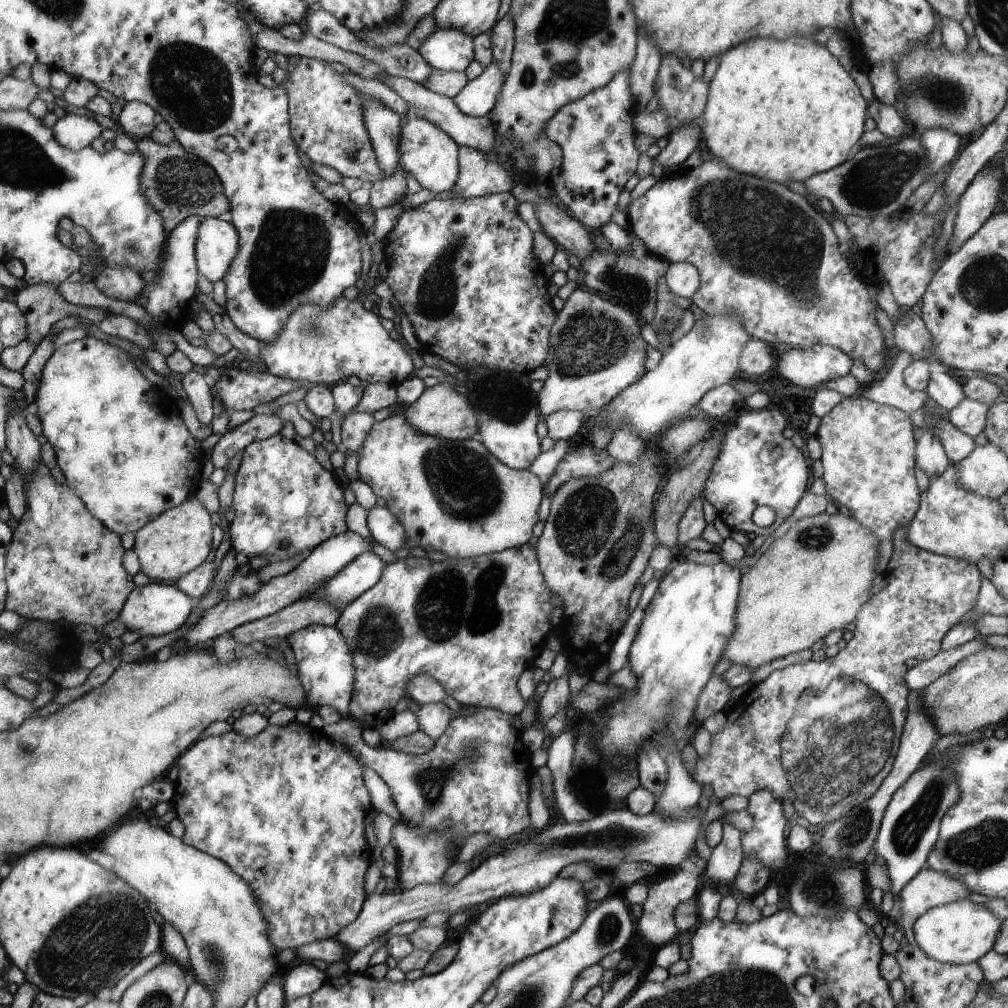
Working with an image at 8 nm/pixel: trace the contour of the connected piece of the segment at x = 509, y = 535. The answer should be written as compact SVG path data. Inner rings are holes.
M400 413L393 414L386 418L386 420L382 420L382 422L375 422L374 426L372 426L372 430L370 430L370 434L368 434L368 438L364 442L364 448L362 448L358 458L358 470L360 480L372 488L372 492L374 492L376 497L382 497L386 500L387 508L390 512L394 512L398 516L398 520L406 526L406 532L409 533L409 543L395 553L399 559L404 560L409 556L428 551L429 549L442 552L451 558L469 558L505 551L508 549L508 546L521 547L532 536L532 526L538 522L538 504L541 504L541 501L544 499L542 482L532 472L528 472L526 469L510 469L508 465L503 464L497 457L494 457L481 441L474 441L473 439L450 441L423 435L414 429L413 426L410 426L408 418Z

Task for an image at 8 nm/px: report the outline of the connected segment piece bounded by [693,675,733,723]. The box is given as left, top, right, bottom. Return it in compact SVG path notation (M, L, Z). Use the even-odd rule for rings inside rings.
M722 675L713 676L701 693L693 721L702 723L710 716L723 711L732 691L733 689L726 684Z

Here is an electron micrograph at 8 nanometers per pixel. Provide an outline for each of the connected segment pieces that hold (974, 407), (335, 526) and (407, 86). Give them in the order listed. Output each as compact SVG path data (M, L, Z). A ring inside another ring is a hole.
M964 396L962 402L949 411L947 418L961 432L976 438L986 428L986 416L988 416L990 408L992 406L986 406L986 404L978 402L978 400L970 400L970 398Z
M278 432L278 434L274 434L265 440L252 442L252 444L244 448L242 464L240 464L240 468L238 468L238 472L236 472L236 484L234 486L232 507L236 513L234 520L229 524L232 547L236 553L242 552L249 559L252 559L256 556L266 557L268 563L264 566L268 566L269 564L275 562L289 560L306 550L312 550L315 547L318 547L318 544L325 542L331 537L348 531L348 520L346 519L346 510L348 510L348 506L346 506L346 502L344 502L344 492L342 492L340 484L336 482L336 478L334 478L332 471L328 472L328 470L324 470L324 468L320 466L320 462L318 462L315 456L312 456L312 454L304 450L304 448L301 448L294 439L287 440L284 438L281 432ZM282 542L288 542L288 544L286 544L286 548L280 548L280 544L282 544Z
M386 74L386 76L382 76L380 82L384 86L388 86L388 88L392 88L396 94L402 96L402 100L405 103L406 115L411 117L418 116L418 118L423 118L432 122L432 124L436 124L438 128L444 129L457 142L460 148L462 146L468 146L468 148L482 150L482 152L498 154L498 148L494 148L496 146L497 132L487 116L472 117L462 114L453 99L432 92L432 90L425 88L423 84L418 84L403 77Z

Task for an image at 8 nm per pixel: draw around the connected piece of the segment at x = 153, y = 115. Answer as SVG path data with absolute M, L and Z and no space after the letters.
M138 101L126 102L118 120L120 127L133 140L148 138L161 121L154 109Z

